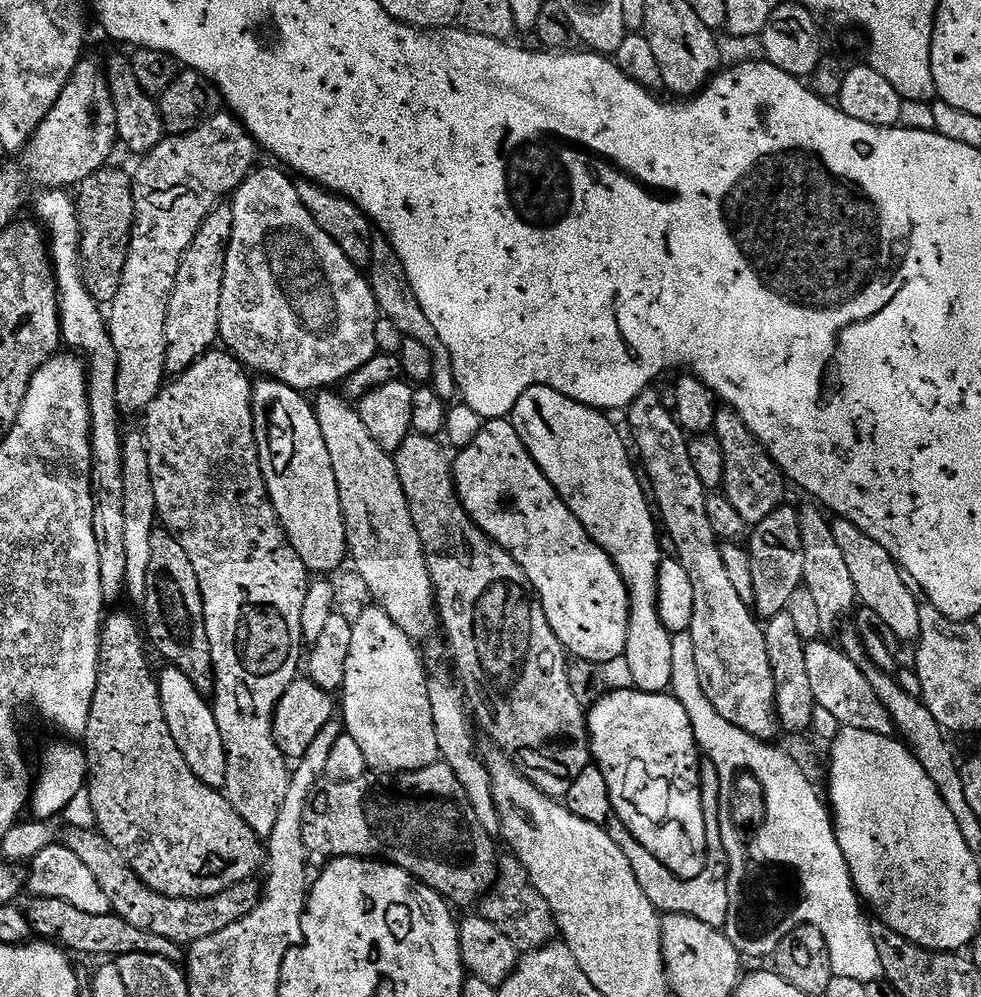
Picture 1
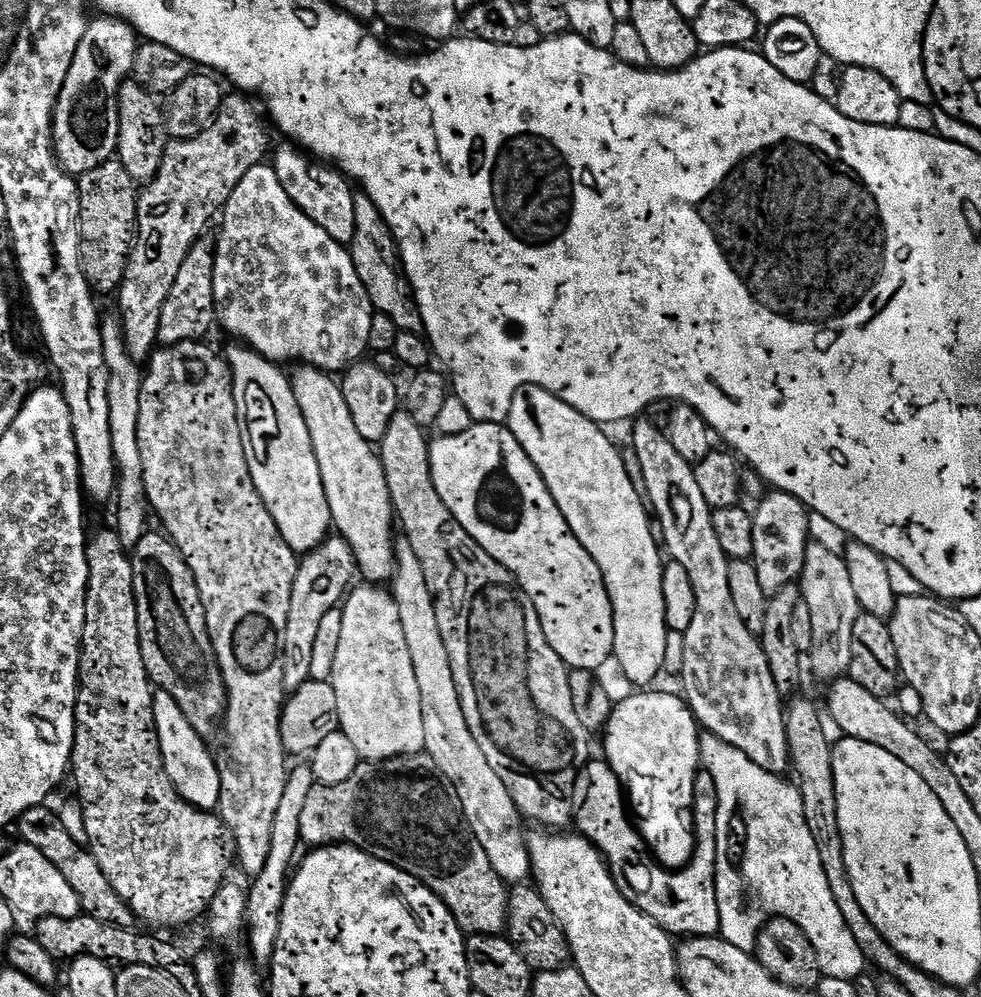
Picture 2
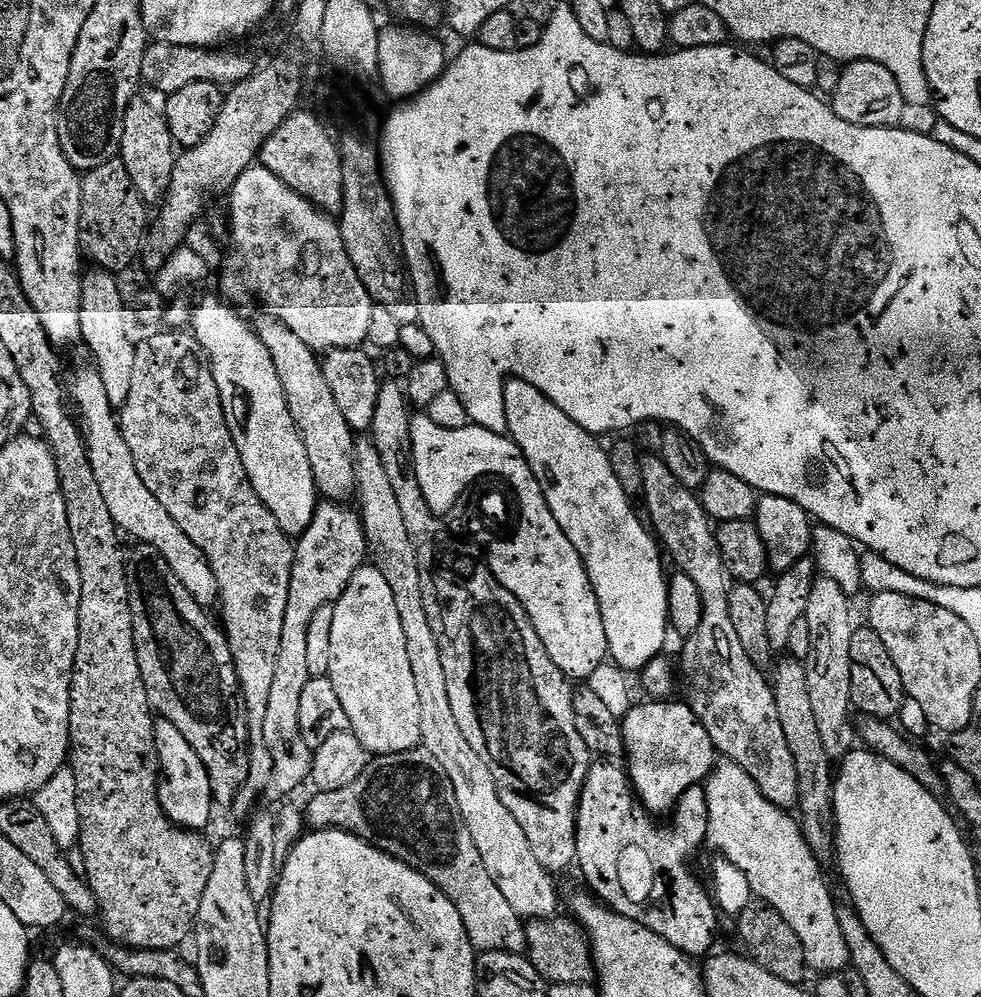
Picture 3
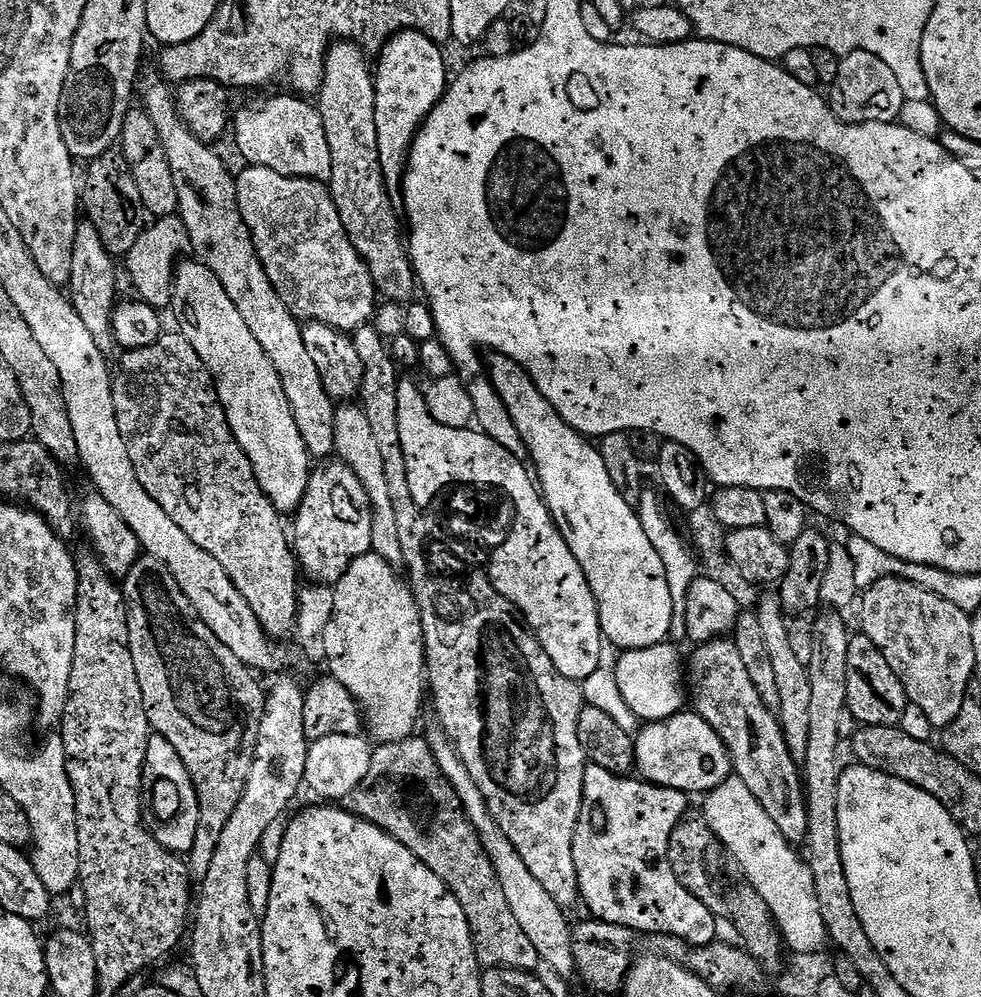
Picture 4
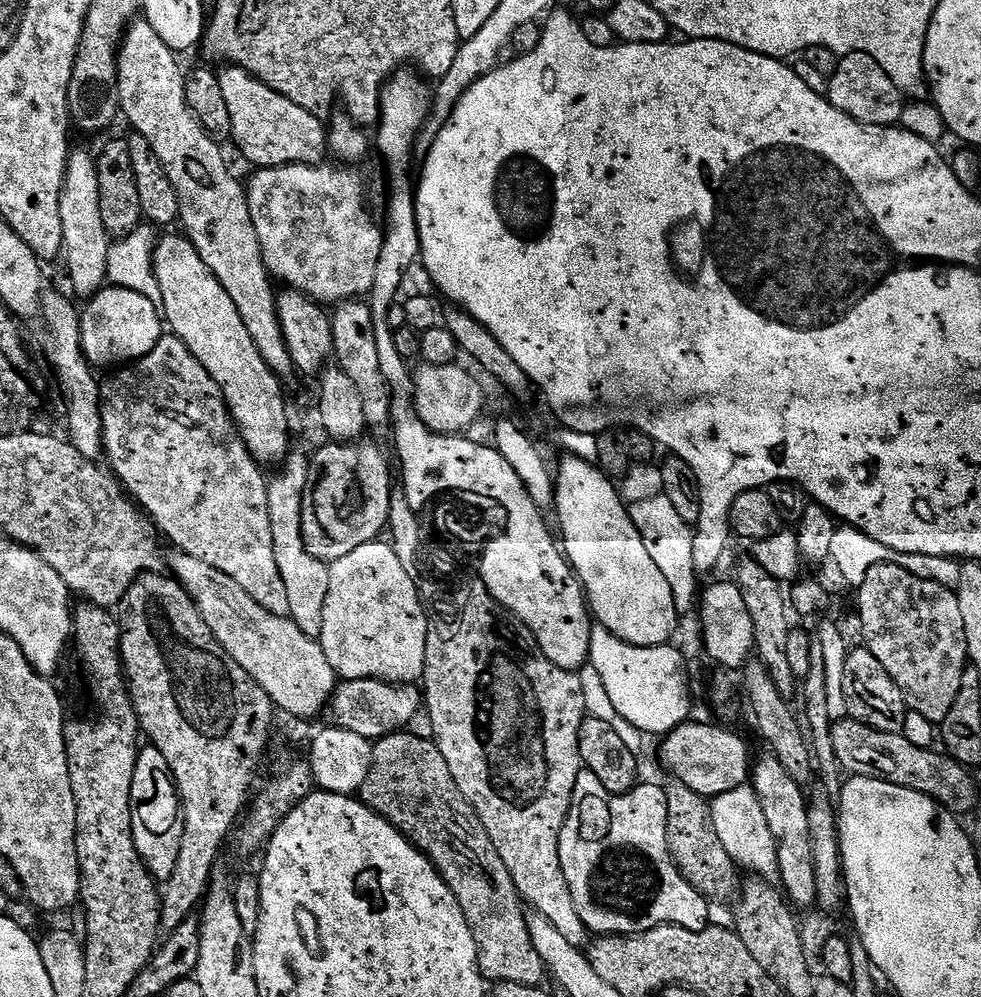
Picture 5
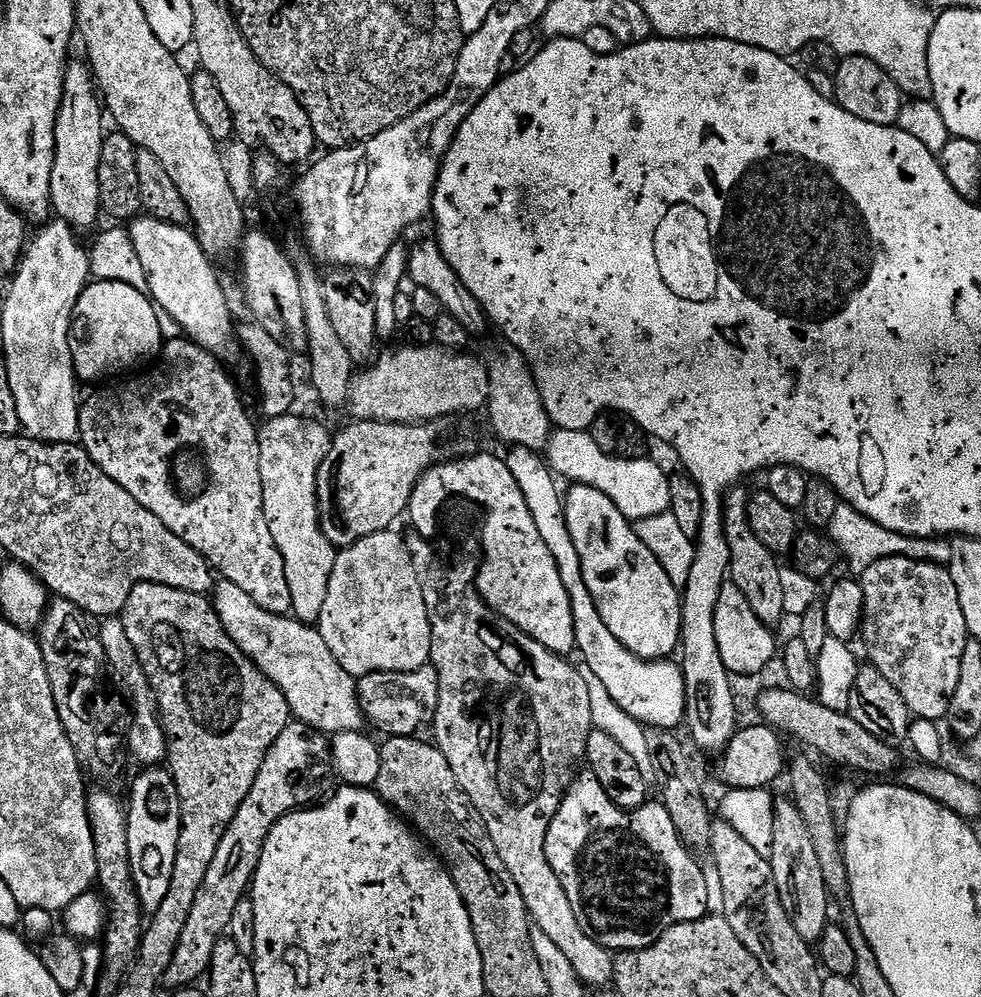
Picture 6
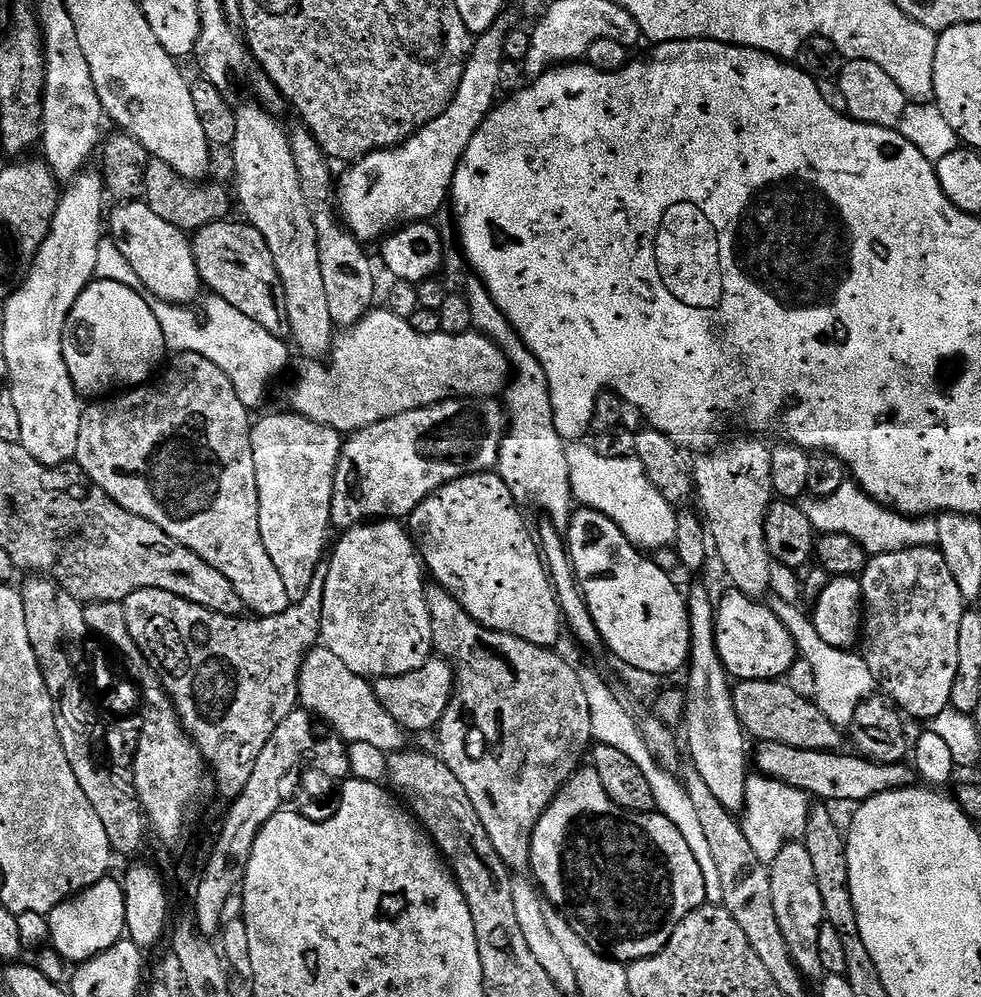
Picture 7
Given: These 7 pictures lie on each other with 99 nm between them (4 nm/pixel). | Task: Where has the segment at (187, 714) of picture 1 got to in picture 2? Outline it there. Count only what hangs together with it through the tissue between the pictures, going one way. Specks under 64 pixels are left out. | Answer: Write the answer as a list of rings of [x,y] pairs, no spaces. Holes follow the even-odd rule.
[[[157,691],[153,695],[154,722],[166,774],[178,790],[182,799],[190,802],[195,808],[216,810],[220,807],[220,765],[217,757],[212,757],[209,745],[200,737],[198,730],[190,724],[190,718],[182,714],[182,706],[166,692]]]

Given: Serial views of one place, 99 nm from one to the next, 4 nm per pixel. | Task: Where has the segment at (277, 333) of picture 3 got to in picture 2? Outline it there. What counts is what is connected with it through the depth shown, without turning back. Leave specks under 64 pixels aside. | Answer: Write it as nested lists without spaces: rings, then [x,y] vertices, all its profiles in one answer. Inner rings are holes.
[[[300,364],[297,369],[290,376],[294,398],[298,398],[298,410],[302,410],[302,418],[306,418],[306,430],[310,430],[310,442],[314,442],[314,454],[318,458],[326,502],[330,502],[333,529],[350,546],[359,575],[364,576],[365,581],[391,581],[392,571],[396,568],[396,545],[392,536],[394,513],[386,474],[377,449],[373,441],[362,438],[362,434],[358,434],[358,429],[354,427],[354,417],[350,415],[350,406],[346,406],[346,398],[339,388],[337,377],[320,368],[311,368],[309,364]]]

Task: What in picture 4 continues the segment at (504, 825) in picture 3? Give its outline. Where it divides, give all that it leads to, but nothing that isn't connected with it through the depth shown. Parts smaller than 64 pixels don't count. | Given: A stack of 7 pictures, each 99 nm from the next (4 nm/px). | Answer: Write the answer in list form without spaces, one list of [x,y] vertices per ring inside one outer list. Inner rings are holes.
[[[344,402],[336,409],[334,418],[335,455],[339,463],[350,466],[354,474],[358,474],[358,482],[366,490],[366,498],[372,507],[372,551],[393,566],[403,565],[402,541],[398,538],[398,521],[394,515],[394,504],[390,502],[390,485],[386,482],[386,465],[382,462],[382,454],[378,441],[374,439],[374,429],[366,418],[363,407],[352,402]],[[433,726],[426,733],[426,739],[442,774],[446,774],[446,778],[454,786],[465,814],[475,826],[476,833],[480,835],[482,846],[498,874],[498,882],[502,882],[502,891],[506,893],[506,902],[510,905],[510,910],[514,914],[518,926],[522,926],[526,938],[530,938],[534,950],[538,950],[541,961],[545,965],[549,964],[562,979],[573,979],[577,975],[576,964],[571,950],[572,929],[570,921],[568,922],[564,917],[567,916],[565,909],[560,908],[558,902],[554,902],[554,898],[550,898],[550,894],[546,894],[546,890],[542,890],[538,878],[534,878],[534,874],[530,874],[530,870],[526,870],[526,862],[522,862],[522,858],[518,854],[518,850],[514,850],[510,838],[506,838],[506,834],[502,834],[502,830],[496,825],[496,819],[490,814],[488,803],[485,802],[484,796],[478,790],[470,770],[466,770],[462,758],[457,754],[456,748],[448,739],[443,728]]]

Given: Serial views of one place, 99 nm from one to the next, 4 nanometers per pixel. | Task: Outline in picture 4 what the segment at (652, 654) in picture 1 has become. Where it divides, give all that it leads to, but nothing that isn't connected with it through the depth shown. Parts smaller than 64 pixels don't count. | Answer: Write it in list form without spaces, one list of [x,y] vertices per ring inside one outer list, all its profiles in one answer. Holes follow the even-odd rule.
[[[488,352],[486,375],[492,381],[498,398],[506,402],[506,410],[510,410],[514,426],[518,426],[518,434],[522,434],[522,442],[526,442],[528,456],[536,463],[534,476],[553,522],[586,574],[598,606],[600,630],[605,641],[609,645],[617,644],[620,650],[649,648],[665,643],[668,640],[672,610],[666,567],[662,564],[658,551],[650,544],[650,539],[646,538],[637,509],[628,504],[626,498],[618,494],[614,482],[610,482],[610,474],[606,470],[606,462],[602,462],[599,447],[574,431],[560,417],[558,410],[554,410],[554,406],[550,406],[550,402],[538,390],[528,371],[514,362],[514,358],[506,358],[506,354],[501,352]]]

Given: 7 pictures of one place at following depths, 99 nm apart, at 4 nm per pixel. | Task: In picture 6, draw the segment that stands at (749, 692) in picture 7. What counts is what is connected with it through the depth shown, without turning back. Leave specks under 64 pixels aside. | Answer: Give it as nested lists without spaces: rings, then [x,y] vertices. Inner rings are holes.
[[[790,689],[766,690],[757,700],[757,708],[765,725],[785,737],[793,736],[794,739],[801,740],[806,747],[817,752],[817,757],[825,756],[832,764],[841,764],[864,776],[876,776],[872,778],[888,778],[892,771],[897,771],[896,763],[901,754],[897,749],[874,738],[874,734],[866,734],[864,727],[858,726],[858,722],[854,722],[854,718],[847,712],[830,710],[811,695]]]

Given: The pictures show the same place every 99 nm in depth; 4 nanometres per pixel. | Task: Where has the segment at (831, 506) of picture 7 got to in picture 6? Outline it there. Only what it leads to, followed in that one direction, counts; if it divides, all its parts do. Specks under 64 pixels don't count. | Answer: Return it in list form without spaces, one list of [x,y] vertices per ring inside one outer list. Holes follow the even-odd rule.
[[[841,502],[834,510],[834,518],[826,529],[826,535],[836,545],[839,555],[848,563],[849,573],[863,574],[867,568],[874,566],[882,558],[910,558],[911,560],[924,560],[927,564],[947,566],[950,562],[952,540],[948,538],[933,538],[923,540],[913,536],[902,536],[870,522],[862,514],[858,514],[849,506]]]

